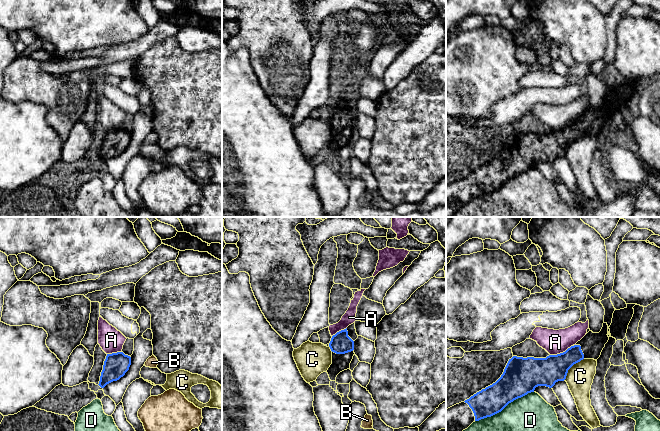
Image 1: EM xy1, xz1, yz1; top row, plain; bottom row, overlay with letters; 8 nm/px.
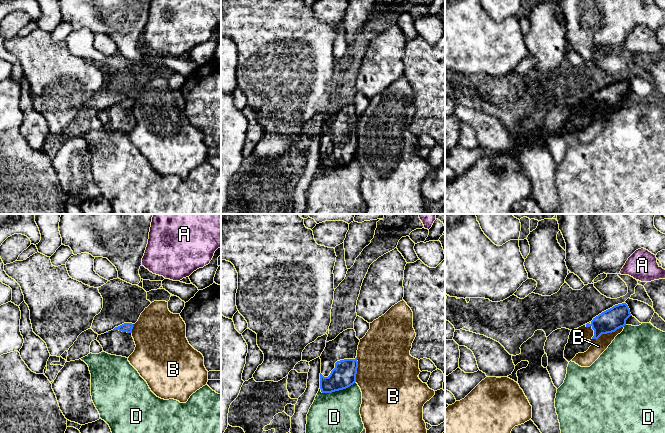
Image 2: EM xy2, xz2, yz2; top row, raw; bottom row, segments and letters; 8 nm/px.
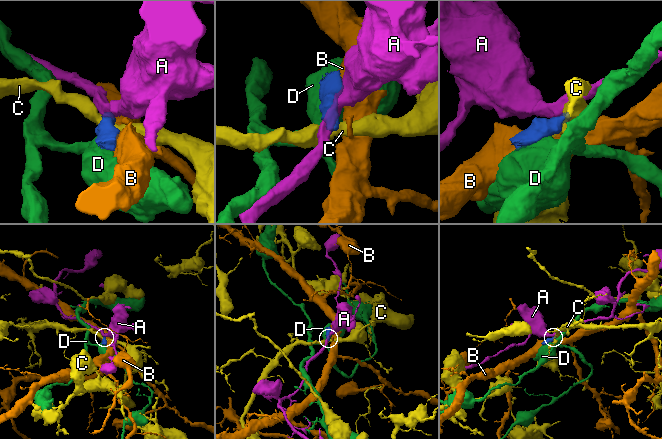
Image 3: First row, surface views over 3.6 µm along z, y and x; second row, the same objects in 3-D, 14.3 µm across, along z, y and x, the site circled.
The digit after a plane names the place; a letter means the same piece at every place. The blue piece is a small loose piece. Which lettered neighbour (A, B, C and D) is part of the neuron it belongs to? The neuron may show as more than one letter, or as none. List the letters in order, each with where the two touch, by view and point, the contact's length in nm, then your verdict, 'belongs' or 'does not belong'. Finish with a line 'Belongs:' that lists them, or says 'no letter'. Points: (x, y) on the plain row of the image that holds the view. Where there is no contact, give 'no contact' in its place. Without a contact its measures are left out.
A: yz1 (561, 129) | 200 nm | does not belong
B: yz2 (600, 111) | 320 nm | does not belong
C: yz1 (571, 142) | 240 nm | does not belong
D: yz1 (504, 183) | 550 nm | does not belong
Belongs: no letter

